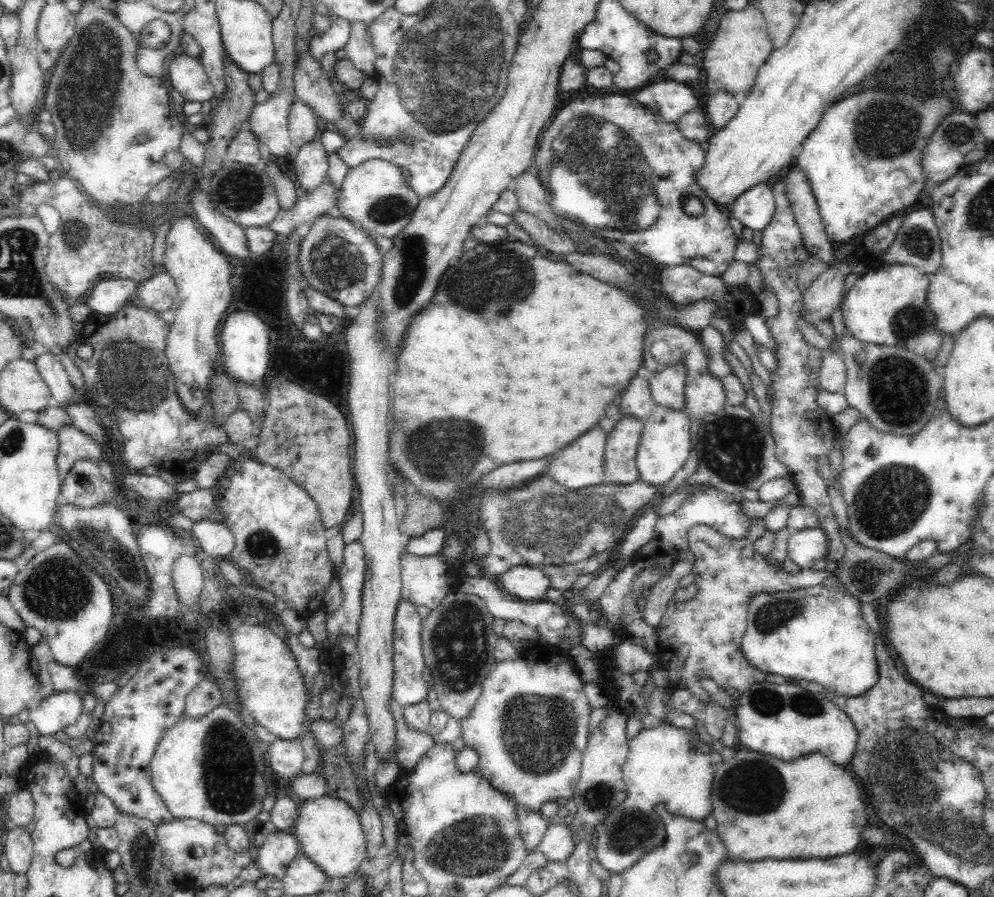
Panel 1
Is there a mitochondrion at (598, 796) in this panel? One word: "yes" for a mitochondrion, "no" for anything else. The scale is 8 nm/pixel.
yes

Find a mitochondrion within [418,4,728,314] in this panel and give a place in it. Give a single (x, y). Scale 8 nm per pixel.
(604, 164)

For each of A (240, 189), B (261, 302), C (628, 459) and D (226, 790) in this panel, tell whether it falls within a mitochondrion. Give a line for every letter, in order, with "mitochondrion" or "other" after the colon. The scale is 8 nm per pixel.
A: mitochondrion
B: other
C: other
D: mitochondrion

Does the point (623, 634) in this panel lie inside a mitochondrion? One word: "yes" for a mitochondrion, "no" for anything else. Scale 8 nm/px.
no

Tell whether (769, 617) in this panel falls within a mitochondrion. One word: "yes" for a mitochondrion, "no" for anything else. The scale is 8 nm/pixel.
yes

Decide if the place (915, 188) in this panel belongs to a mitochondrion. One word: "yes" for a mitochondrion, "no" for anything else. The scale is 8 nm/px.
no

